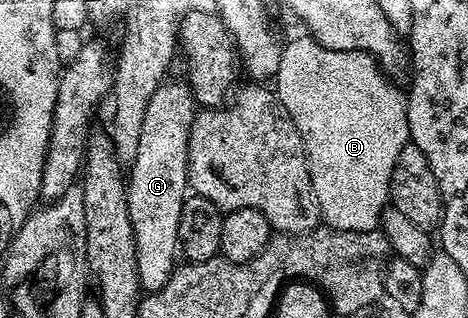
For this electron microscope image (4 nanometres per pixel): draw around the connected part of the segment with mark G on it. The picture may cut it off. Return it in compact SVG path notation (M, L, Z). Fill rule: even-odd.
M165 80L159 85L149 100L149 108L145 108L137 156L129 163L129 173L125 178L129 220L133 224L137 244L139 285L147 292L165 288L177 268L175 254L177 258L180 253L181 208L189 194L189 136L195 123L197 103L186 81L171 81Z

